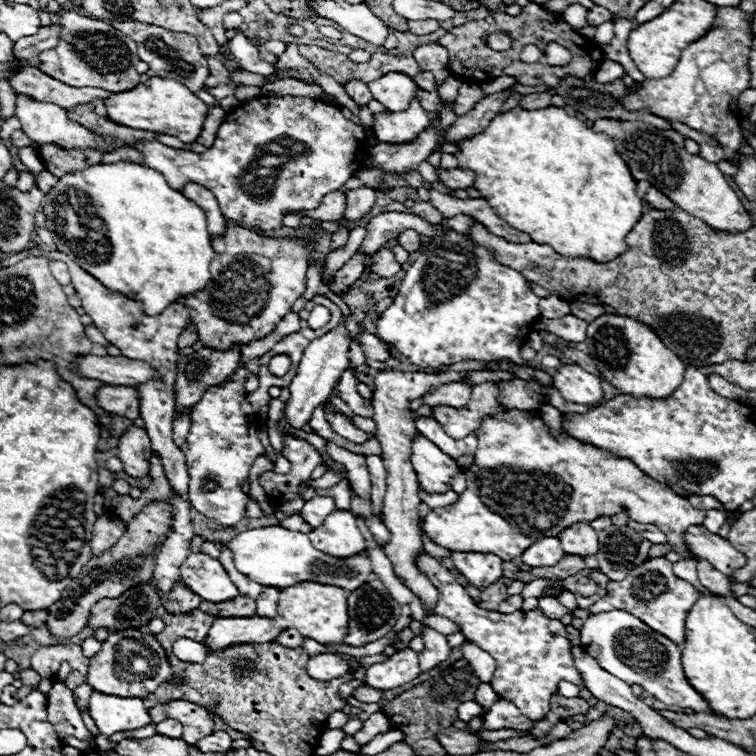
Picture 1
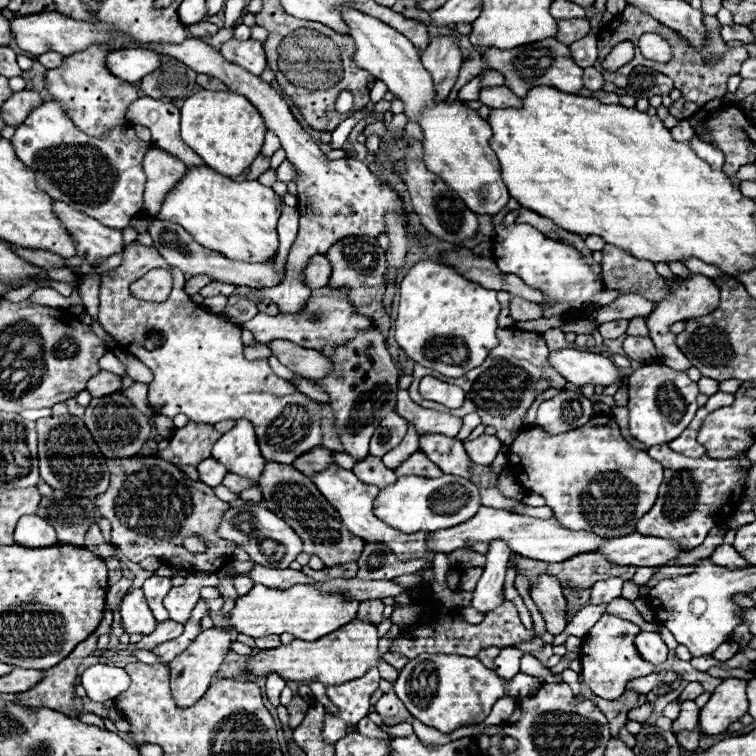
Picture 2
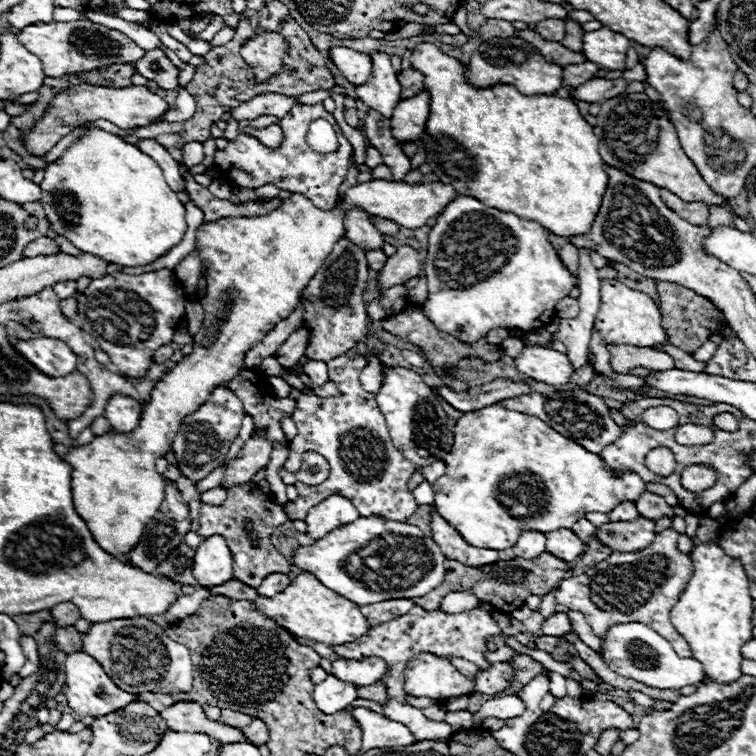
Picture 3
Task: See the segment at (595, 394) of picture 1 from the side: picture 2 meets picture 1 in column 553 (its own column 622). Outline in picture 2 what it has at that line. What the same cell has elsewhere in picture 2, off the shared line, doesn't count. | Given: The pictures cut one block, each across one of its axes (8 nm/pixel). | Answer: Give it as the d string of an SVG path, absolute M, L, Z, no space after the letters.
M562 348L548 354L548 362L572 384L576 386L610 386L618 382L624 384L614 366L614 362L596 352L582 352L574 348Z

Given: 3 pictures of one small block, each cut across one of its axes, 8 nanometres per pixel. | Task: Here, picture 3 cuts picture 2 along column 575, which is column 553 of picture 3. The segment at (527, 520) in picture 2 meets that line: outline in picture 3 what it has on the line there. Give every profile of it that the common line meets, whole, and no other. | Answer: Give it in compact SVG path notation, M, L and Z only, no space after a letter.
M558 528L554 532L546 532L546 552L564 562L572 562L584 552L584 542L572 530Z

